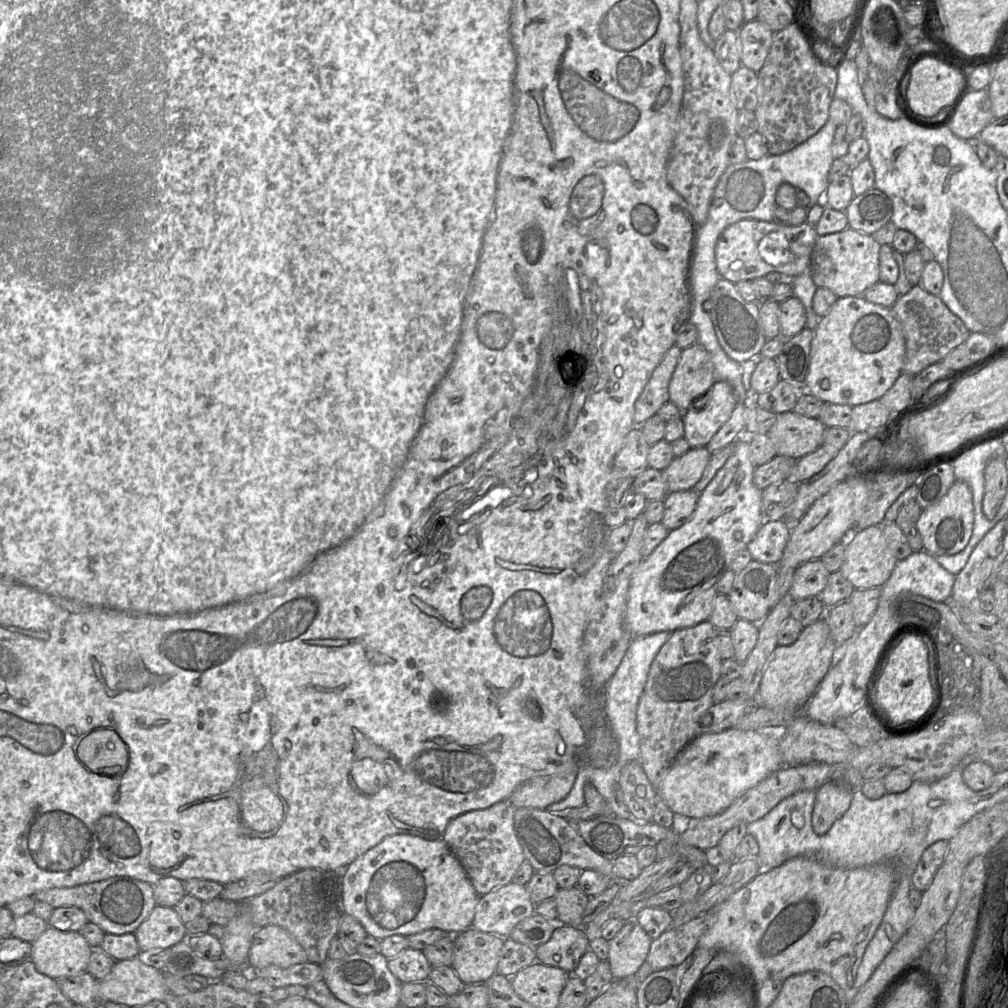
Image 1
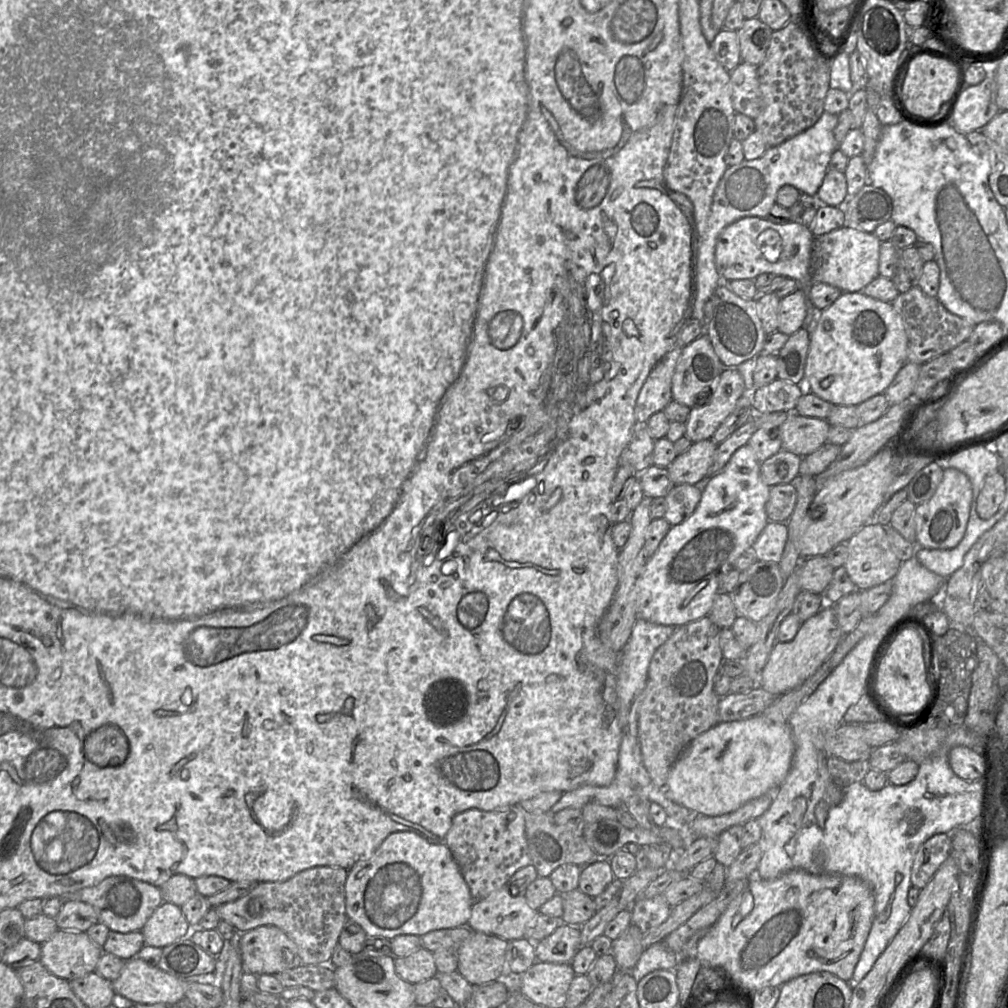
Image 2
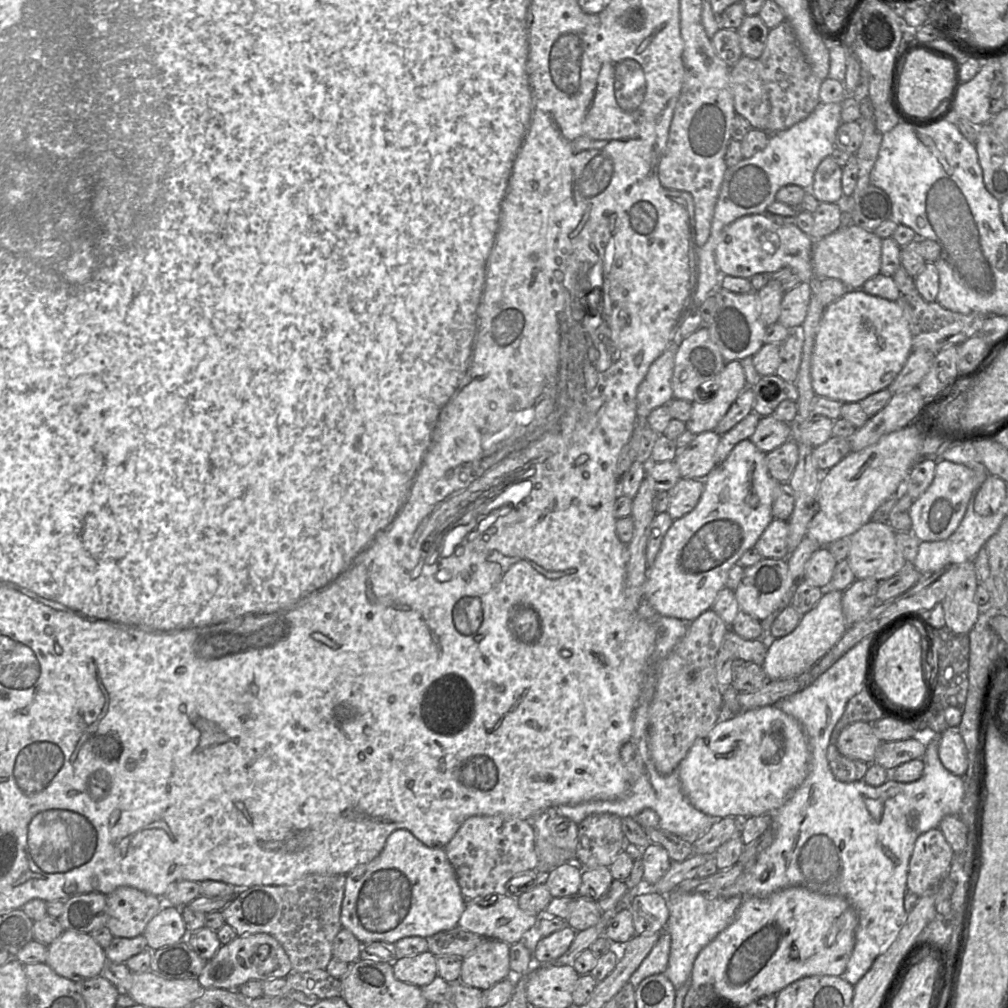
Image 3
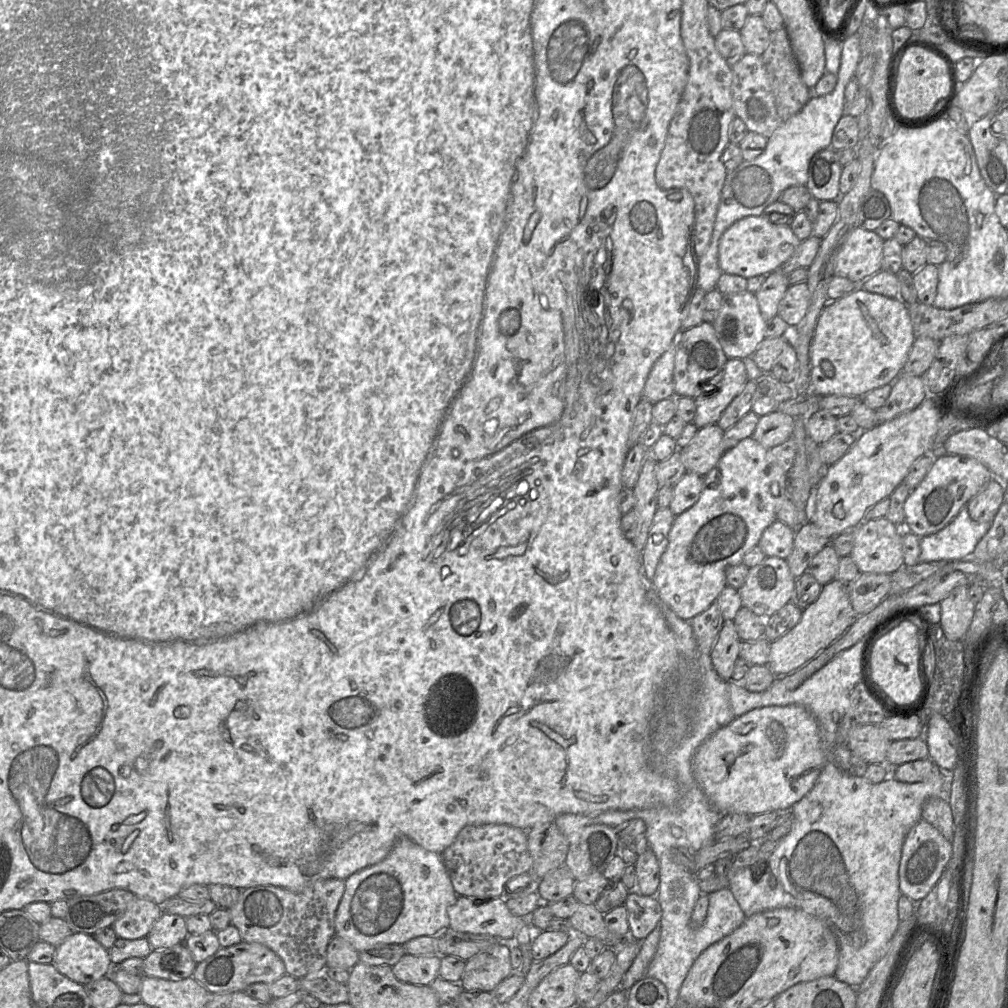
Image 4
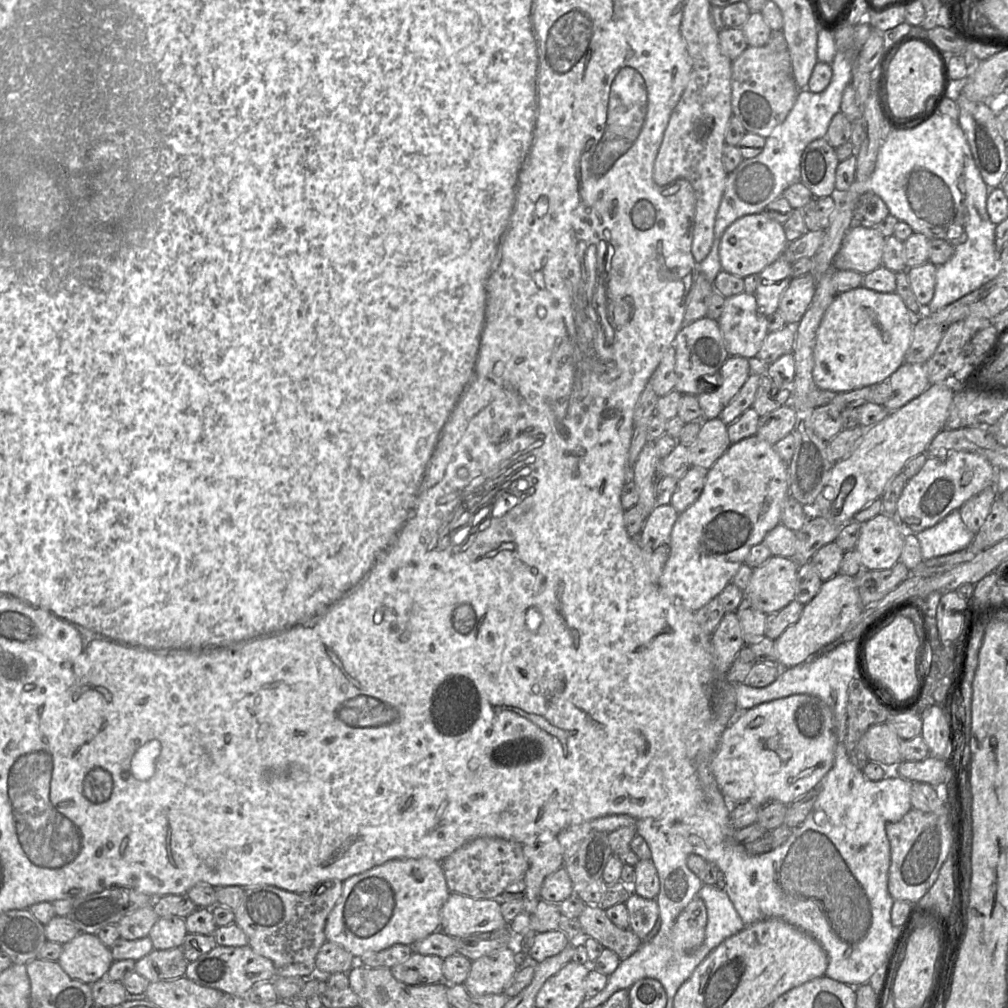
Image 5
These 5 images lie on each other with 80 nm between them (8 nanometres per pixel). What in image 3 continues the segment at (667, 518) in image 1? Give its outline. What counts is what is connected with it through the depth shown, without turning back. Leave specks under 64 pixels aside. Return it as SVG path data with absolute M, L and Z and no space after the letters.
M680 478L668 492L668 514L677 520L691 512L703 492L703 480Z

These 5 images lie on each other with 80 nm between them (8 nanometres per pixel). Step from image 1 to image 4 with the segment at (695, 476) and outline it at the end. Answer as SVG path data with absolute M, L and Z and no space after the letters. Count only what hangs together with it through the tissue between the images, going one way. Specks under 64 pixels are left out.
M716 423L702 427L688 445L678 449L687 472L704 478L716 466L723 455L724 432Z

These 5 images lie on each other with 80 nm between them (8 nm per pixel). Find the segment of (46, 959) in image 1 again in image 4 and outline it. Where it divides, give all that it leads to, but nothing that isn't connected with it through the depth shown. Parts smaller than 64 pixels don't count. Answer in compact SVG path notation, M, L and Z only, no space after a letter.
M72 933L56 946L51 963L63 975L83 986L108 976L113 966L108 949L94 936L84 933Z

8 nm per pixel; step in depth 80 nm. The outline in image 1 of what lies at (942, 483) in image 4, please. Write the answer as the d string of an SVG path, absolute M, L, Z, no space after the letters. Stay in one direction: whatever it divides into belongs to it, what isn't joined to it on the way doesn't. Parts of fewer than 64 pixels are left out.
M956 480L937 503L923 509L917 521L924 545L924 550L934 557L954 555L962 551L968 544L974 524L973 496L969 485Z

